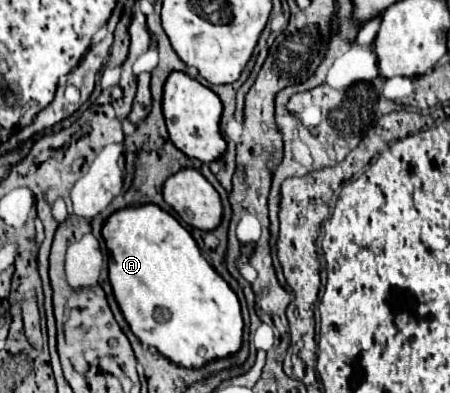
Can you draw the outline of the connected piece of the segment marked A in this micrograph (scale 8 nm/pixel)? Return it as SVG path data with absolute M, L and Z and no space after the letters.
M156 204L126 206L110 214L102 226L102 238L110 252L108 272L114 298L130 330L142 344L154 346L166 358L186 368L200 368L214 358L224 358L240 350L244 328L240 302L224 278L204 260L190 232L174 216Z

